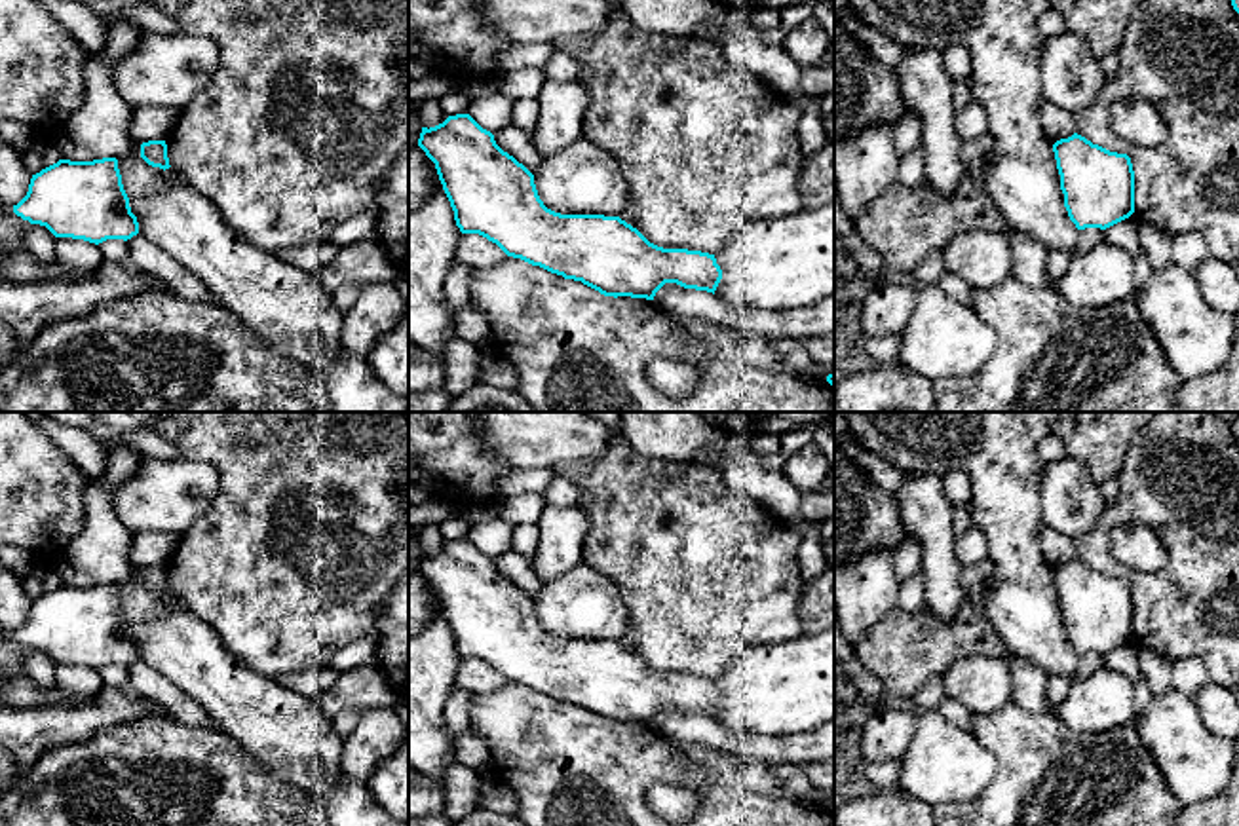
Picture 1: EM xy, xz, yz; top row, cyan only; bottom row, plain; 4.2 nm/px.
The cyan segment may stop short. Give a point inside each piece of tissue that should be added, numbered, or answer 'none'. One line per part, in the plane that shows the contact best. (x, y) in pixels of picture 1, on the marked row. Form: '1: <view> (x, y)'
none

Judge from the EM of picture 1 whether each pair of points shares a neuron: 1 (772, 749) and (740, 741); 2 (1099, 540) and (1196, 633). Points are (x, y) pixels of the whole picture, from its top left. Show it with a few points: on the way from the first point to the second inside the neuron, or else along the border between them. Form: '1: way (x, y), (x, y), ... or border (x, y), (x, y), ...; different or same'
1: way (764, 747), (747, 743); same
2: way (1114, 566), (1139, 580), (1169, 606); same

